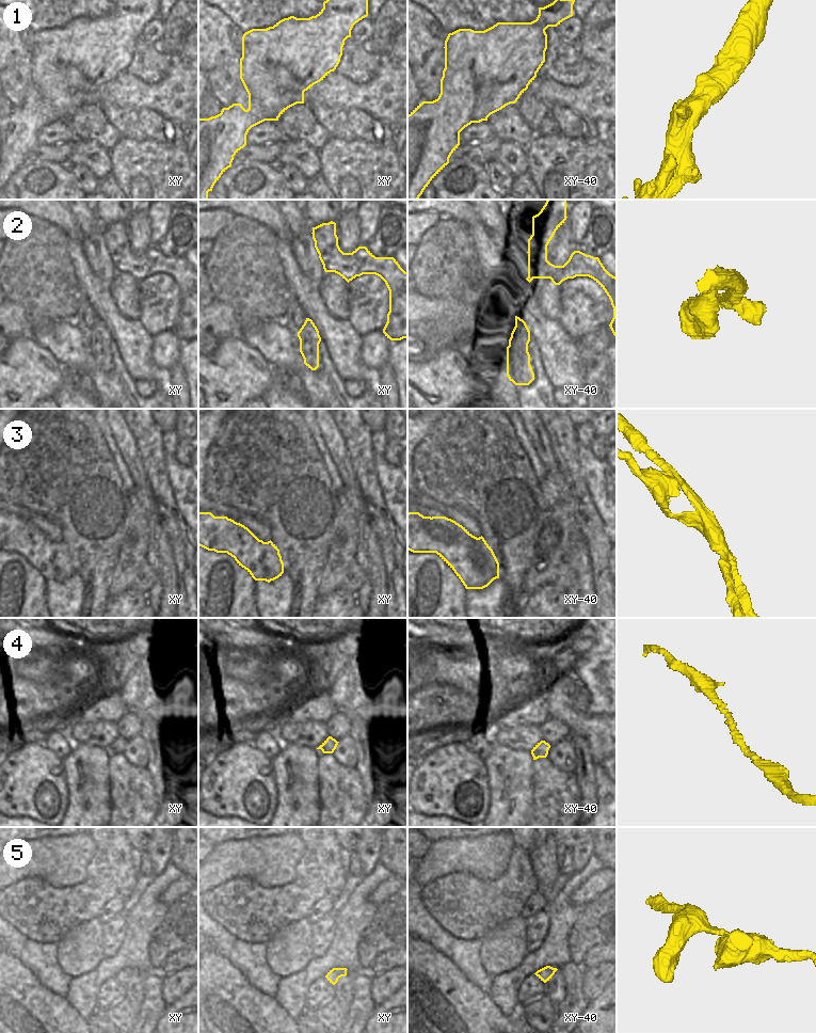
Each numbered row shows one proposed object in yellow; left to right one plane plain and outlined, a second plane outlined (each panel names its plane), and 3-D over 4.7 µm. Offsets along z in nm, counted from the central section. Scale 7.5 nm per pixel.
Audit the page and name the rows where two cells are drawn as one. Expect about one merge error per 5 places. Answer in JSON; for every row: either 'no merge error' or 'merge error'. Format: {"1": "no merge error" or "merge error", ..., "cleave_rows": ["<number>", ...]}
{"1": "no merge error", "2": "no merge error", "3": "merge error", "4": "no merge error", "5": "no merge error", "cleave_rows": ["3"]}

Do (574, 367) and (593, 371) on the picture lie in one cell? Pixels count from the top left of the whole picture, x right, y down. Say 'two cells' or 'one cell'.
two cells

